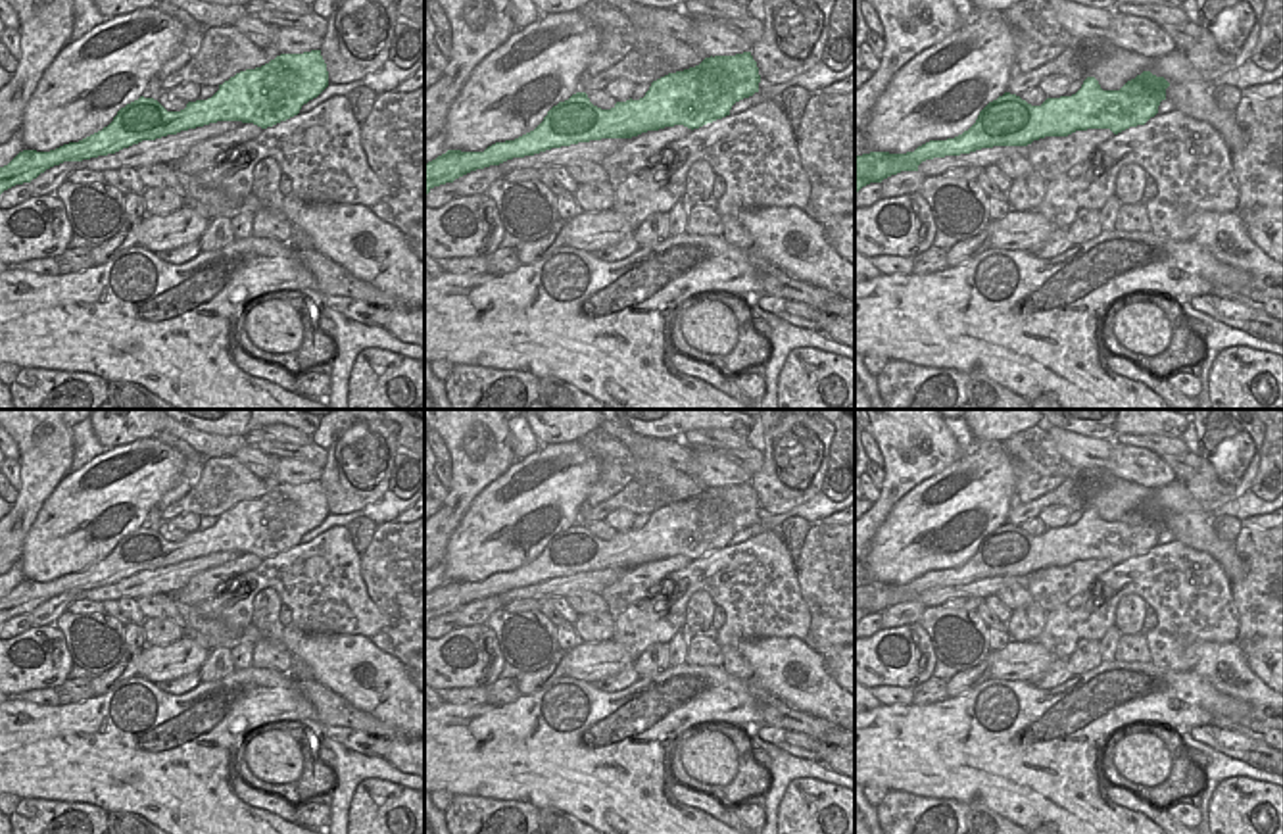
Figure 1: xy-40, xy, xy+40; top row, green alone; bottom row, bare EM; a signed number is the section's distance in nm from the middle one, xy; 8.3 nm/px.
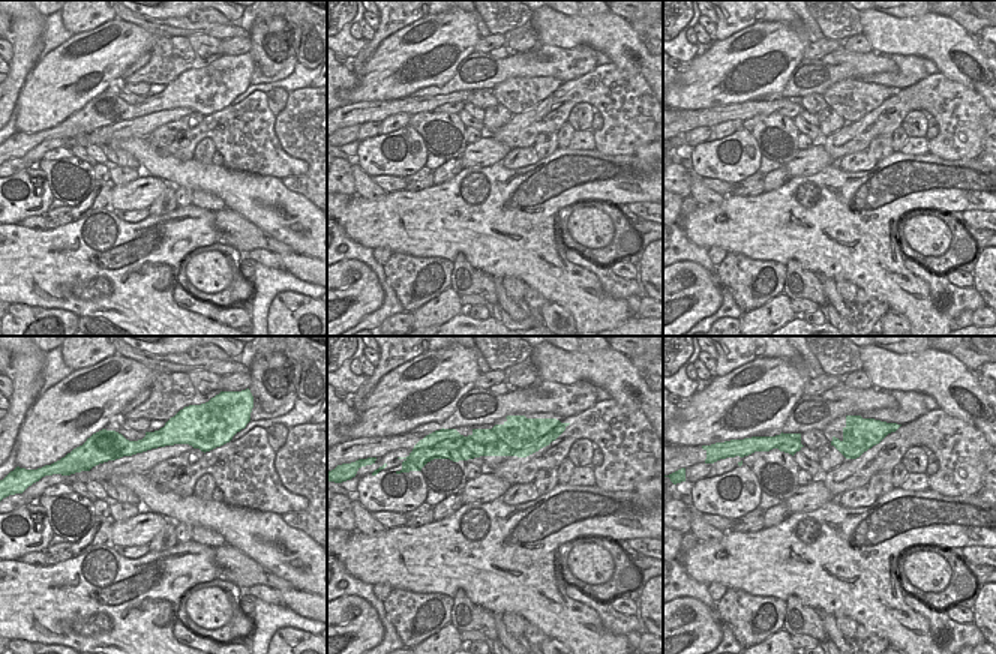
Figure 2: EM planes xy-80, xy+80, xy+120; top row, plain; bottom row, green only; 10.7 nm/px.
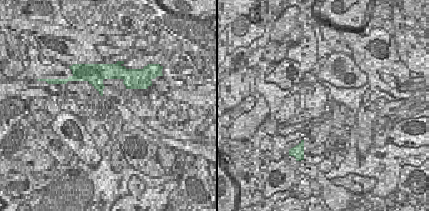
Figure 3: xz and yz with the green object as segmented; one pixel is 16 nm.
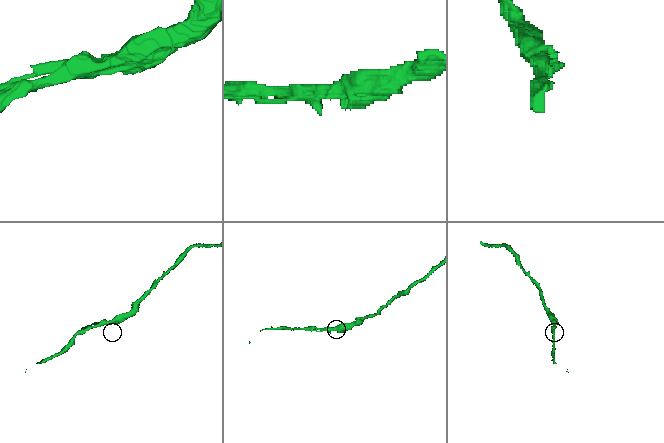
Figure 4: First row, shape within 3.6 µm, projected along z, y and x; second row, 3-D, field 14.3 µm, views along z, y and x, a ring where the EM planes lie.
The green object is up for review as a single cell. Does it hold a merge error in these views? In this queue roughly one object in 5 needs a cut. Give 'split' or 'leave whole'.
leave whole

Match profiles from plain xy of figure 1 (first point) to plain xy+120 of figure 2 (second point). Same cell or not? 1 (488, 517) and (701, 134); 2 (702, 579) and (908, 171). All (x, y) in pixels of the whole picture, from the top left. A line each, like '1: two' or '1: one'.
1: two
2: two

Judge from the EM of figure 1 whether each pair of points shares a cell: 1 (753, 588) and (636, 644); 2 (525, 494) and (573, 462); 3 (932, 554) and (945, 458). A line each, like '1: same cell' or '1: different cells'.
1: same cell
2: same cell
3: different cells

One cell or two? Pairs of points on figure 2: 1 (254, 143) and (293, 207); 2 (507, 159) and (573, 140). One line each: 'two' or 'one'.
1: two
2: one

